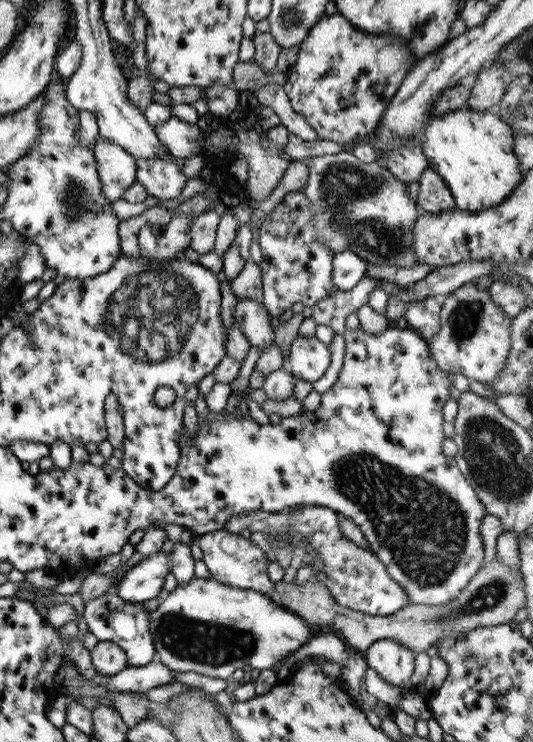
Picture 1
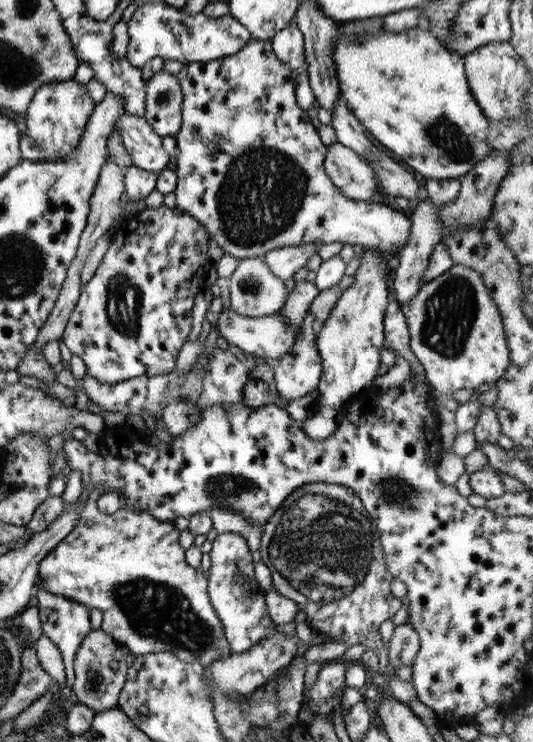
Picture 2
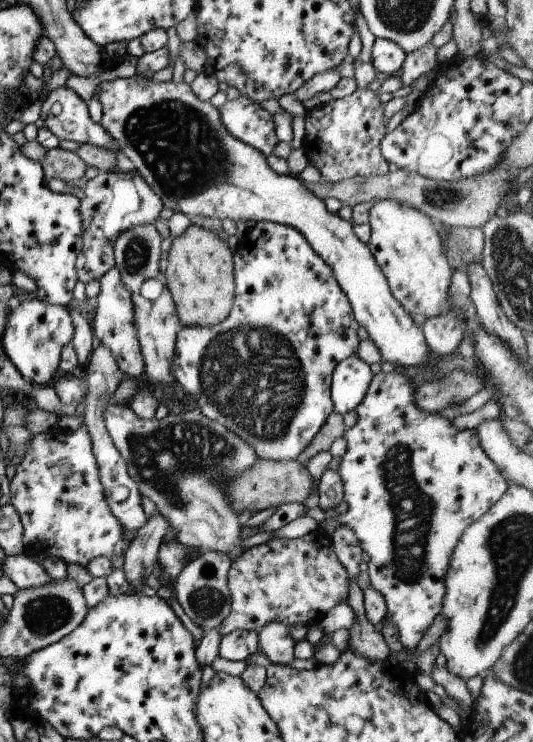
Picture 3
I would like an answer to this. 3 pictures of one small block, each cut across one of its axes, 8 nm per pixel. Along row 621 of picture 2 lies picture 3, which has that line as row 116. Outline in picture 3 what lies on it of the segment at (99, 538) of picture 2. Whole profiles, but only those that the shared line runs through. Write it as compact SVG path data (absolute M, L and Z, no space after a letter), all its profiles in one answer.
M133 76L131 78L118 78L112 80L112 82L103 82L98 85L99 89L95 90L95 94L99 97L99 102L104 106L104 121L103 125L107 132L117 142L118 150L123 152L133 163L135 163L135 170L140 174L141 178L150 186L150 189L162 200L165 208L171 209L175 213L184 213L190 218L195 219L198 217L211 217L218 219L230 218L234 221L237 220L254 220L256 223L261 221L271 221L274 223L281 223L289 225L291 228L298 230L308 240L308 243L312 246L312 249L318 256L332 268L335 273L336 281L343 290L344 294L348 298L351 305L352 315L355 322L364 327L370 335L369 340L378 348L382 361L390 362L396 366L396 370L402 370L402 372L409 372L411 375L420 372L422 368L430 366L432 362L432 353L425 342L420 324L416 322L416 319L410 317L404 308L394 299L391 294L387 279L384 277L382 270L377 266L376 260L372 255L372 252L368 249L366 243L361 242L353 232L352 222L348 222L341 218L339 214L330 213L325 206L325 202L318 199L314 194L311 194L306 185L300 178L296 178L290 175L279 175L266 162L266 156L262 155L258 150L243 144L240 140L234 139L224 127L222 120L220 119L219 110L216 109L211 102L201 102L192 93L191 87L184 82L154 82L152 79L147 79L145 76Z

